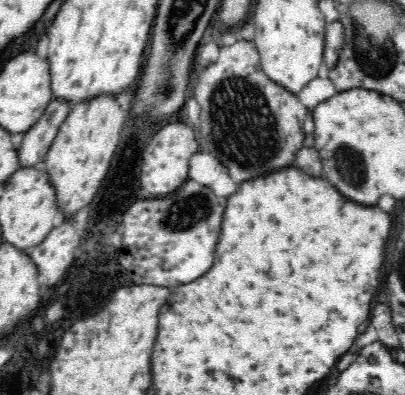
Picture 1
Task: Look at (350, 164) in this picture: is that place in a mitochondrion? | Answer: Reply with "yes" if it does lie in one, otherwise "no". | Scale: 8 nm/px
yes

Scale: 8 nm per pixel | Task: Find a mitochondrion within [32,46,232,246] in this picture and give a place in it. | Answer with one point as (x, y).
(191, 210)

